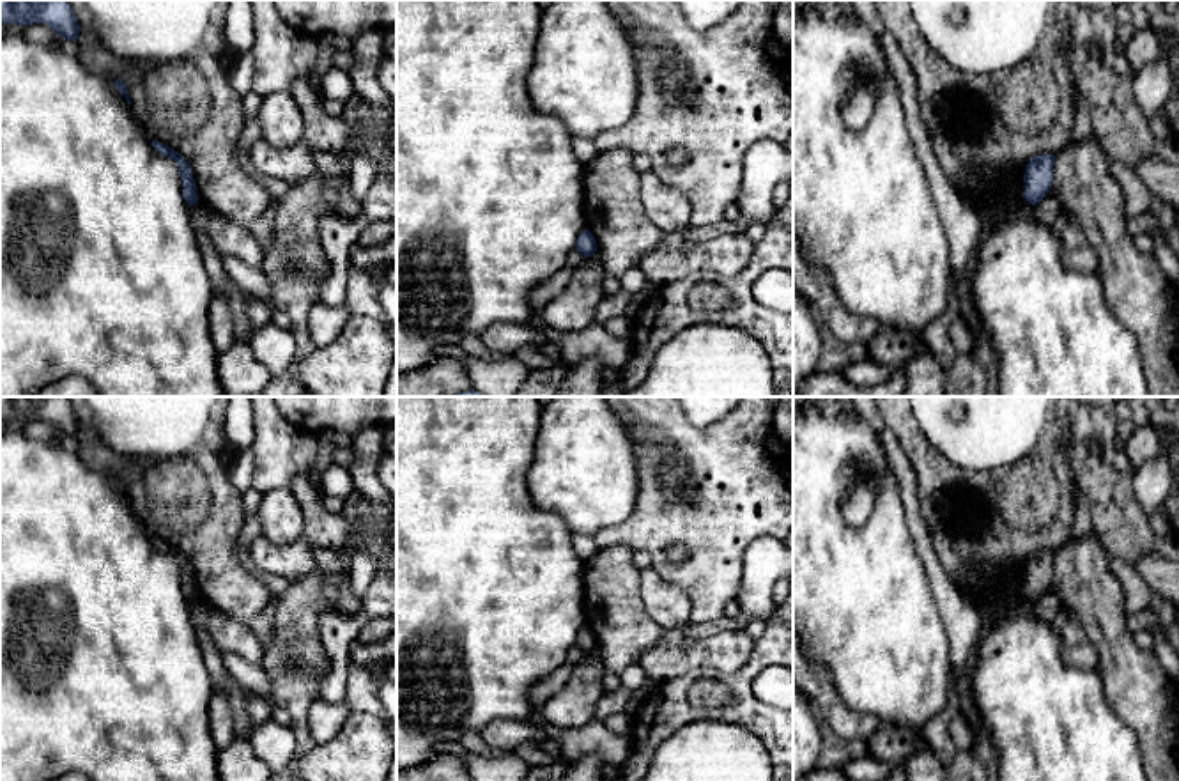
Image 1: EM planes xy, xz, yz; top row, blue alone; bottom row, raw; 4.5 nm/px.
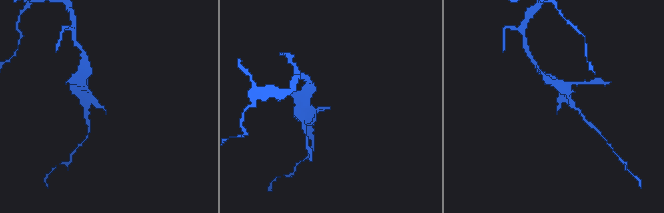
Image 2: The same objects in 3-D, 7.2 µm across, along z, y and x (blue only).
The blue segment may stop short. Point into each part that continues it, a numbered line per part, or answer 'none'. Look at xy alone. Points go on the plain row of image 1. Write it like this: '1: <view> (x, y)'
none

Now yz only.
none

